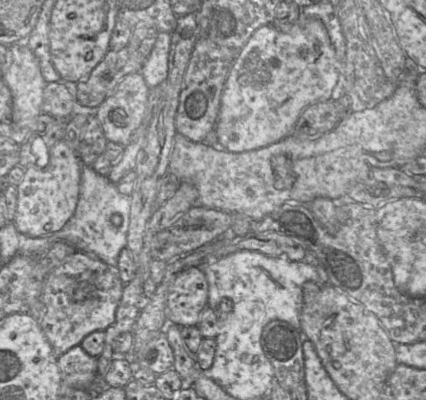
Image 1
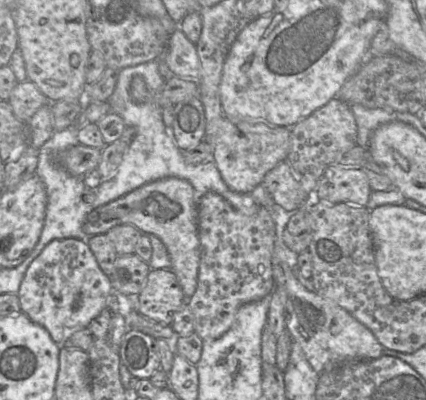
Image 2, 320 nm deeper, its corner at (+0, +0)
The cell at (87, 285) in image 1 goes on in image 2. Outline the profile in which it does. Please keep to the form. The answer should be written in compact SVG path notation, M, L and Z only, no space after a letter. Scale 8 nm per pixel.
M76 238L51 241L28 267L18 291L21 312L44 327L58 345L62 345L72 332L88 328L90 322L107 308L106 299L113 292L110 278L100 269L86 241Z

